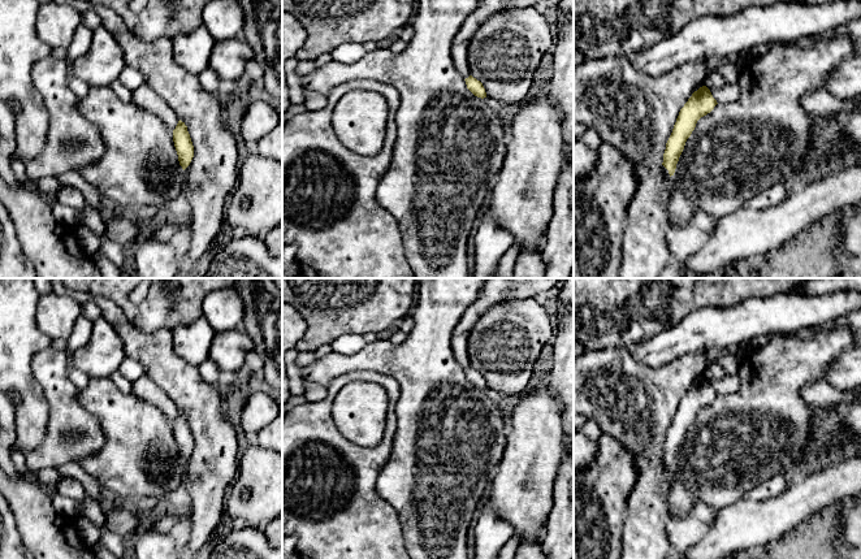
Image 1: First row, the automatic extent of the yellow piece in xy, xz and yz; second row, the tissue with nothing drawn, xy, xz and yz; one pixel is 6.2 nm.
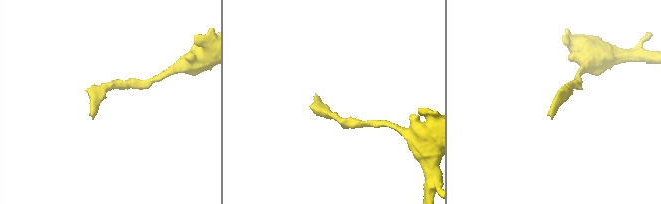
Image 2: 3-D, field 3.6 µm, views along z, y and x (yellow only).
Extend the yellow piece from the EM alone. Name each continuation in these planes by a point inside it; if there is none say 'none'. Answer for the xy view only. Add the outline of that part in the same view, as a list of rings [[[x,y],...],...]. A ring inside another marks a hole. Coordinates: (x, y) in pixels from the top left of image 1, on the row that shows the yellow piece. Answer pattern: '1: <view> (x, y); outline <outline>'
none

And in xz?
none

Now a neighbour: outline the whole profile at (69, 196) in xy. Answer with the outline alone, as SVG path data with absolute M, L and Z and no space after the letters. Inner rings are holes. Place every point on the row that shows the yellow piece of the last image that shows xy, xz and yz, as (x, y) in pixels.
M64 186L59 191L57 202L78 211L79 221L77 228L82 226L81 221L83 216L83 208L86 204L83 195L73 187Z

